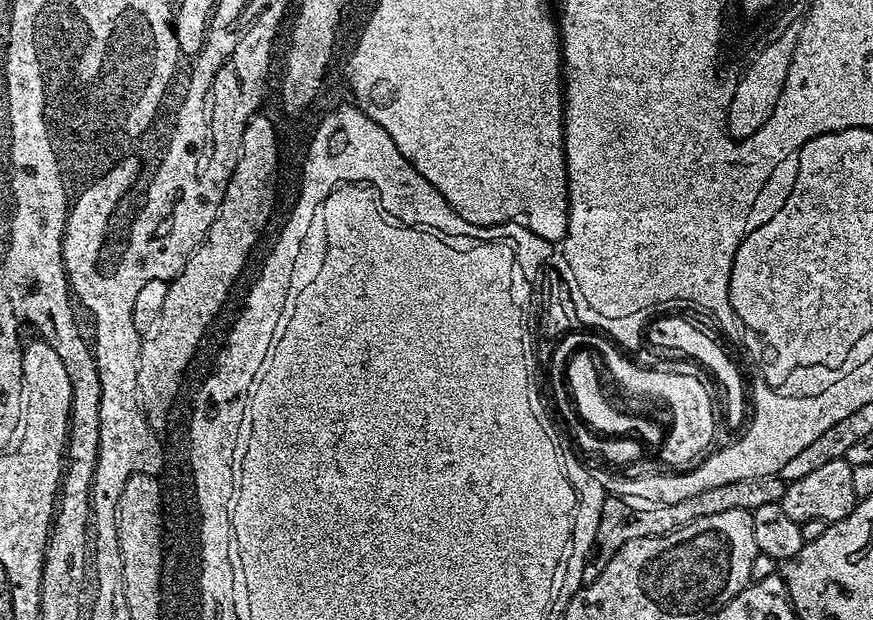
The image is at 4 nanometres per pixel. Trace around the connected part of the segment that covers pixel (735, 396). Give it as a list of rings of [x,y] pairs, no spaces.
[[[664,320],[664,324],[656,324],[656,328],[652,328],[652,340],[656,340],[656,344],[664,344],[664,348],[658,349],[656,354],[662,359],[674,360],[680,362],[686,360],[694,367],[700,367],[699,375],[714,376],[718,387],[714,392],[716,395],[722,395],[724,400],[725,425],[731,429],[739,429],[743,425],[743,418],[746,418],[746,388],[742,386],[742,378],[732,362],[731,358],[726,355],[725,350],[719,346],[720,343],[714,336],[706,331],[688,328],[688,324],[680,324],[680,320]]]

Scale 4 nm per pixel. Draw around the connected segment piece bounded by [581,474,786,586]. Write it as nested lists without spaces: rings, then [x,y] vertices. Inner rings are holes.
[[[778,474],[762,478],[742,478],[742,482],[726,482],[726,486],[713,486],[710,490],[702,490],[702,494],[694,494],[683,502],[674,502],[674,506],[657,508],[633,506],[626,500],[605,495],[602,514],[598,518],[596,542],[582,571],[581,582],[584,586],[594,582],[594,578],[602,574],[606,562],[610,562],[610,558],[614,558],[614,554],[618,554],[618,550],[626,546],[626,542],[634,542],[634,538],[665,536],[698,518],[710,518],[710,514],[723,514],[726,510],[746,510],[751,513],[758,510],[758,506],[778,504],[784,496],[785,487],[786,481]]]

